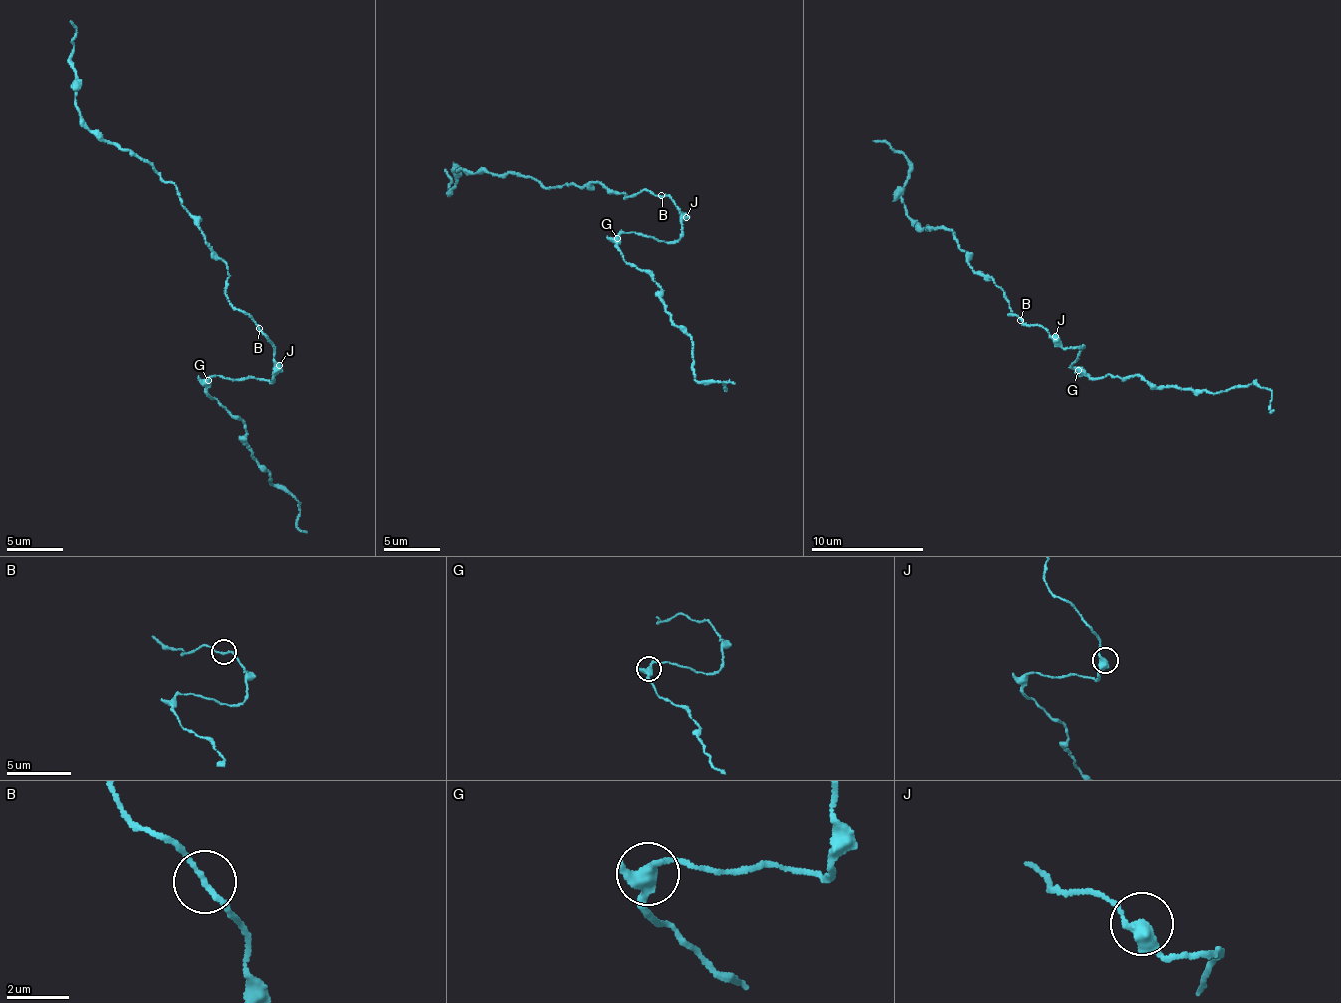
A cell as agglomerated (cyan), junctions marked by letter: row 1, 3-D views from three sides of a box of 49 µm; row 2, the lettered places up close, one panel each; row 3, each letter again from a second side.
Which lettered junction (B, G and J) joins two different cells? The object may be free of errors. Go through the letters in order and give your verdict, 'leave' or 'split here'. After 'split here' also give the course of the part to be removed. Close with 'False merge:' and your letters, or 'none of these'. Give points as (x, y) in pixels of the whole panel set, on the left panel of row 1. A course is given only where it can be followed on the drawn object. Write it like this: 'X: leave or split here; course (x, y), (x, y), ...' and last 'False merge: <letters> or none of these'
B: leave
G: leave
J: leave
False merge: none of these

